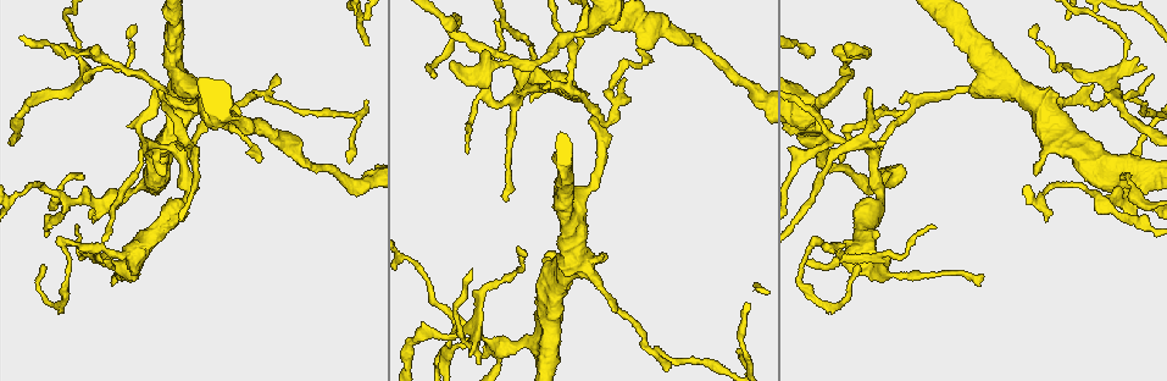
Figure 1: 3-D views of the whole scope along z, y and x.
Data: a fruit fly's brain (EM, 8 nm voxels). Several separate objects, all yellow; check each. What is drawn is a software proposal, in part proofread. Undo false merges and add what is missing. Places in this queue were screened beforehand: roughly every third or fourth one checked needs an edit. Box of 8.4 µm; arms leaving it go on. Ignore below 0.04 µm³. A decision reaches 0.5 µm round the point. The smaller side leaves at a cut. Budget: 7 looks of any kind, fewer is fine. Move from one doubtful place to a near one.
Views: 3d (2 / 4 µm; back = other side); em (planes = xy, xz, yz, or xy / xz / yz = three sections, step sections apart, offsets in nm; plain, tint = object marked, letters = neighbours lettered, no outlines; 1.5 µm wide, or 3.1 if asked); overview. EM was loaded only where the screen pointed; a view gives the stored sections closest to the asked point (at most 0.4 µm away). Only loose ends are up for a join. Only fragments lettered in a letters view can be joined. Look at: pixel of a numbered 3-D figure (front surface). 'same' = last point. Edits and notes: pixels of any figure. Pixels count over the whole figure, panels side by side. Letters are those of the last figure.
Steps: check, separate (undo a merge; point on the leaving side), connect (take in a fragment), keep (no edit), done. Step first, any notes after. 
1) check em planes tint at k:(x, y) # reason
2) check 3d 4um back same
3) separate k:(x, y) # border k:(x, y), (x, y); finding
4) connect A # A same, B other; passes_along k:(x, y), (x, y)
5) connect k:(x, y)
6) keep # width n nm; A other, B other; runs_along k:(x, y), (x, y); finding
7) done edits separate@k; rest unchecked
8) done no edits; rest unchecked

check em planes tint at 1:(875, 149) # four arms meet

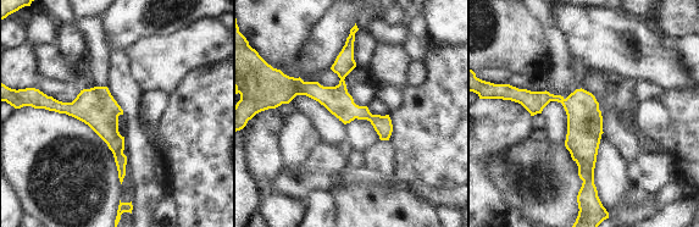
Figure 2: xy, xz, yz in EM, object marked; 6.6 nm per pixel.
check em planes letters same

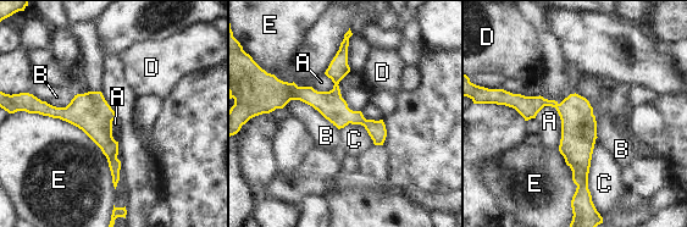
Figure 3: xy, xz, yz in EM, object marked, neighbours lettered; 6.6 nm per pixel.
keep # longest_contact E 750 nm; A other, B other, C other, D other, E other; runs_along 3:(510, 97), (553, 103), (577, 126), (583, 190); one neuron here

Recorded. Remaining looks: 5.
check em xz step 8 tint at 1:(479, 363) # free end

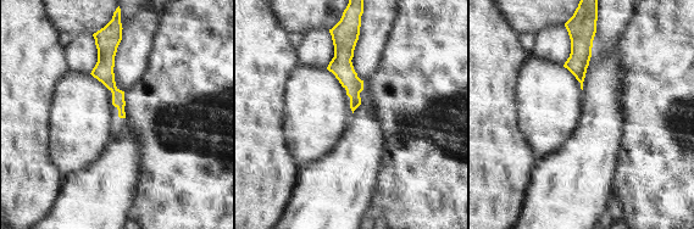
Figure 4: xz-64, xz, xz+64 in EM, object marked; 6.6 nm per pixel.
check em planes letters same

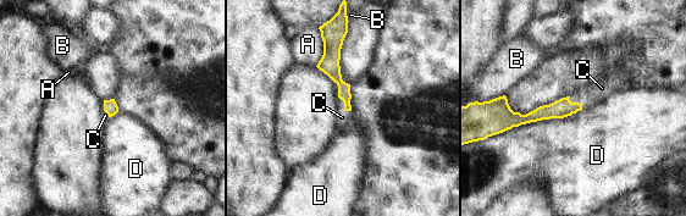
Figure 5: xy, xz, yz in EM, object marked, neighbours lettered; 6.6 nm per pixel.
connect C # A other, B other, C same, D other; passes_along 5:(328, 64), (339, 98), (342, 117); the neuron continues

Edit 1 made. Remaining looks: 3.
check 3d 4um at 1:(348, 163)

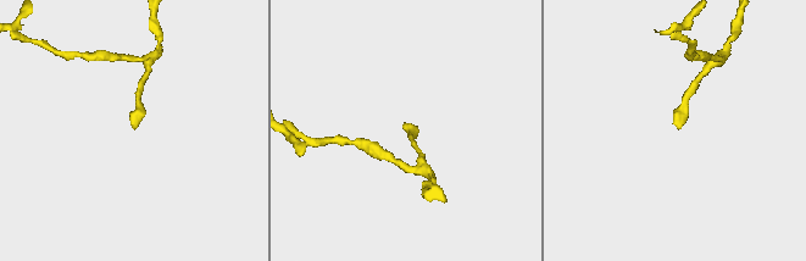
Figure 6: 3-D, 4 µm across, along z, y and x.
check em xz step 8 letters at 6:(403, 126) # need the tissue

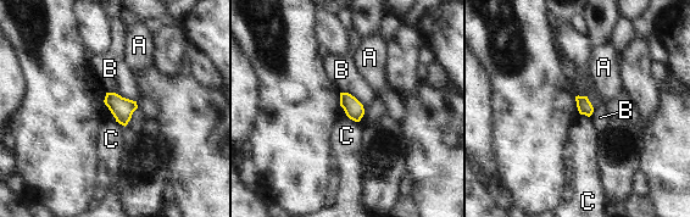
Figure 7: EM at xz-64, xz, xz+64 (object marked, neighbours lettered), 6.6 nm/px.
check em planes letters same # cut it another way

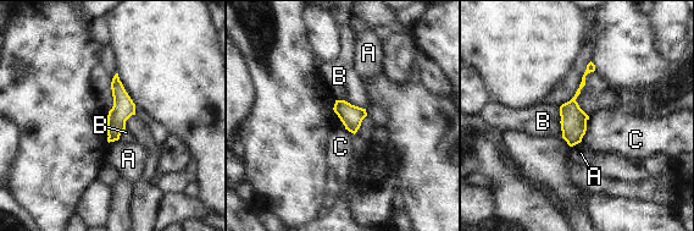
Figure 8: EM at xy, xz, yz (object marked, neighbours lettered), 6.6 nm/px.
keep # A other, B other, C other; border 8:(336, 99), (343, 99), (366, 109); no lettered fragment goes on from it

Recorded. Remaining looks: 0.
done edits connect@5; rest unchecked

